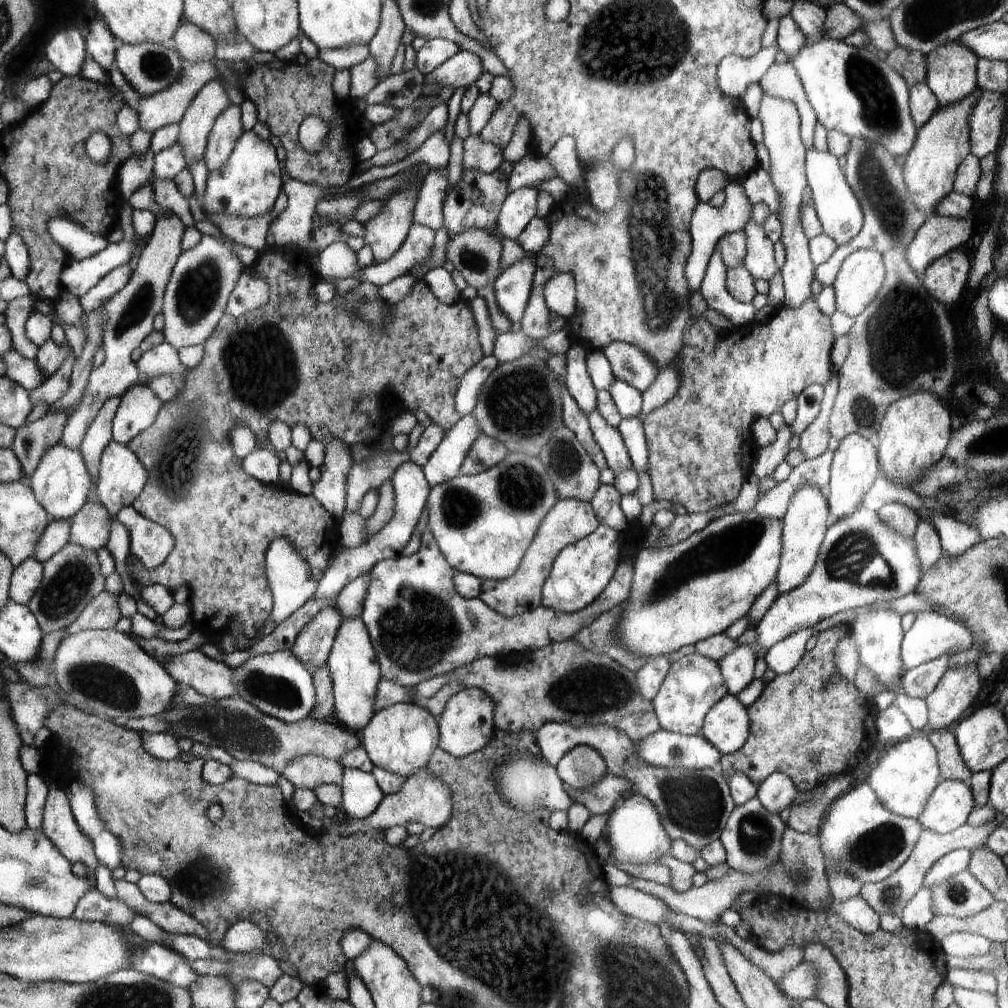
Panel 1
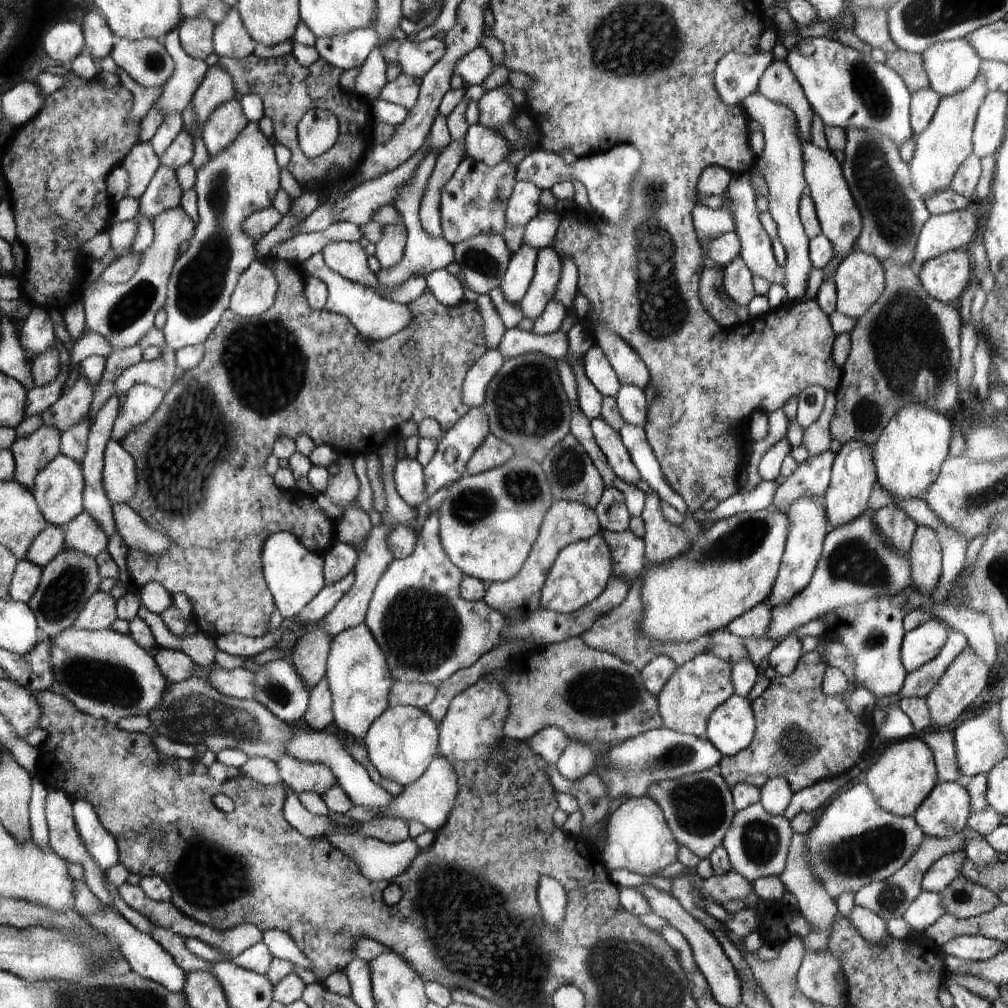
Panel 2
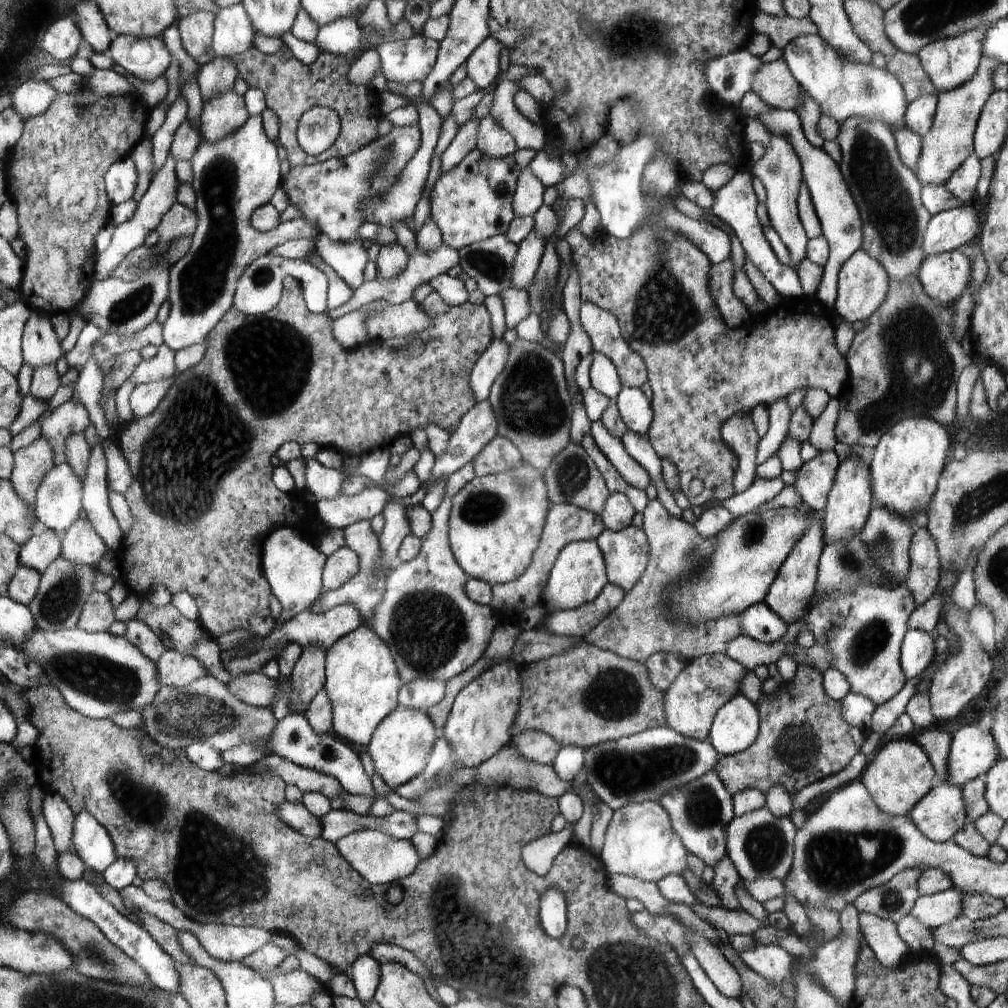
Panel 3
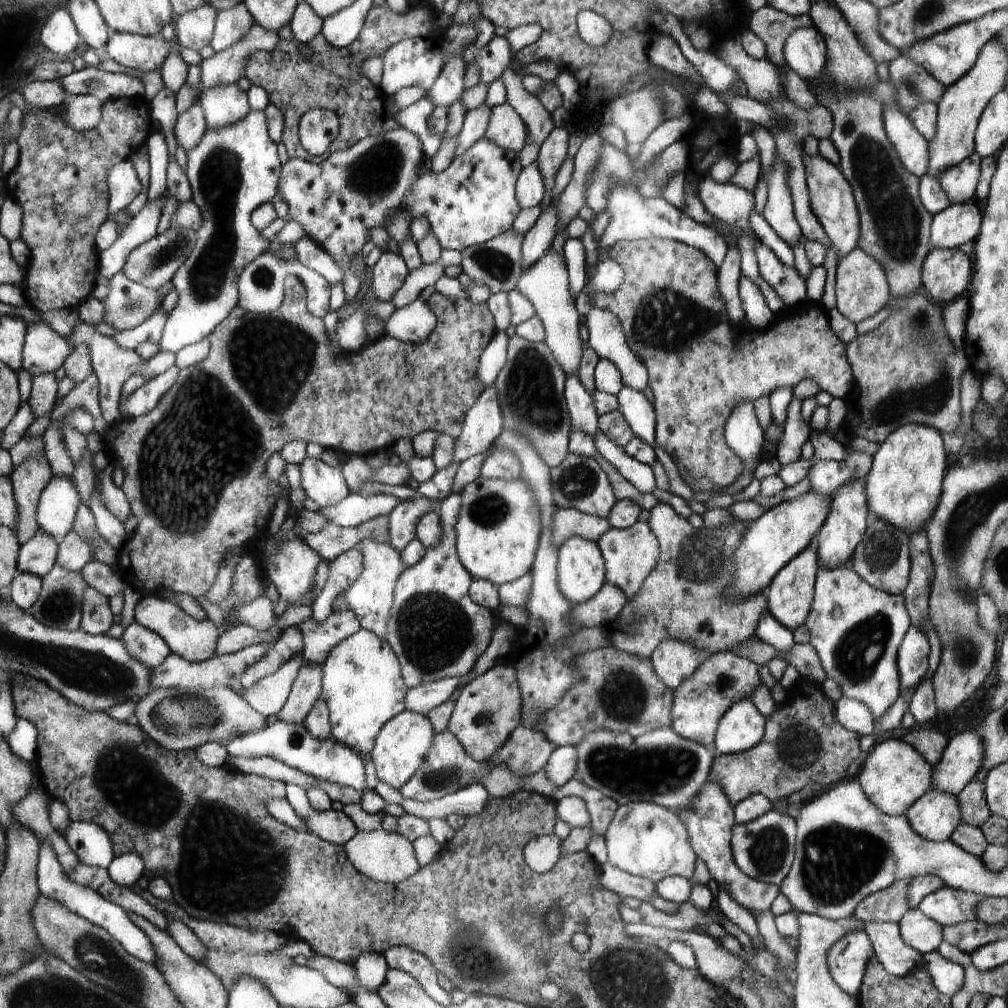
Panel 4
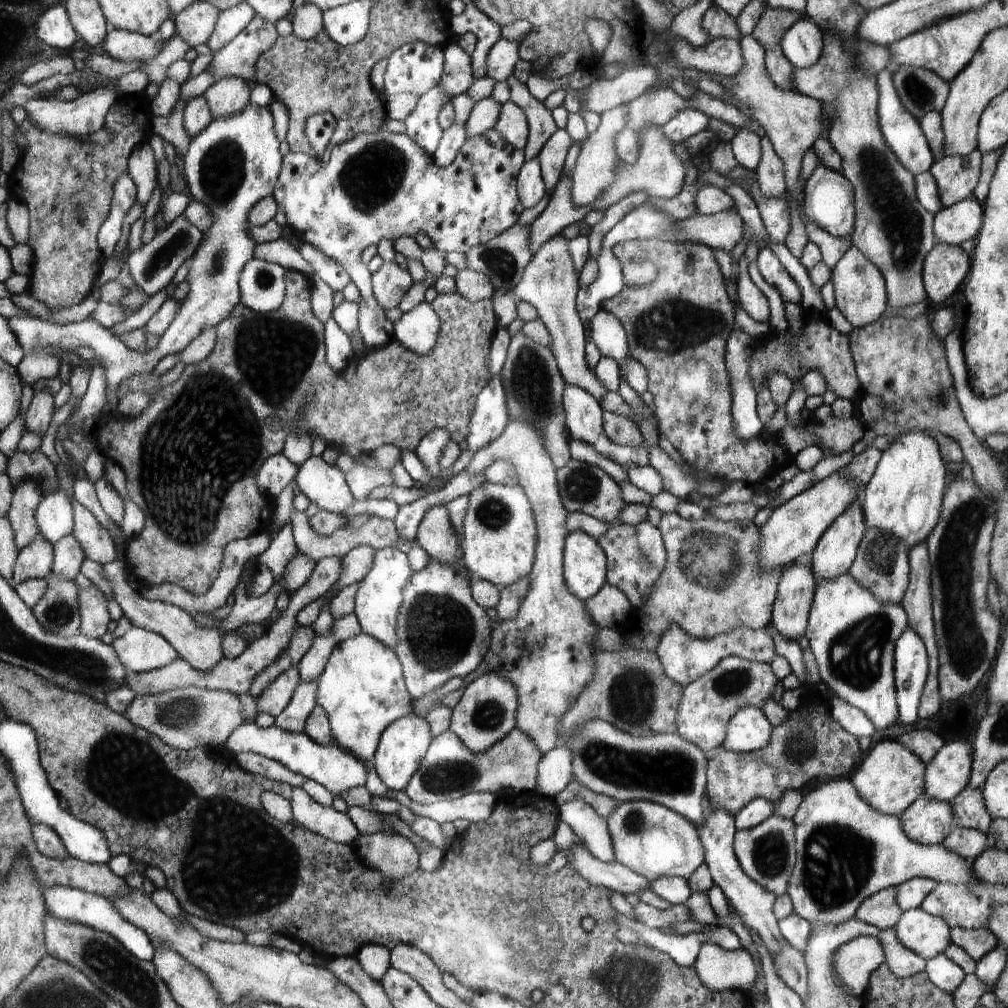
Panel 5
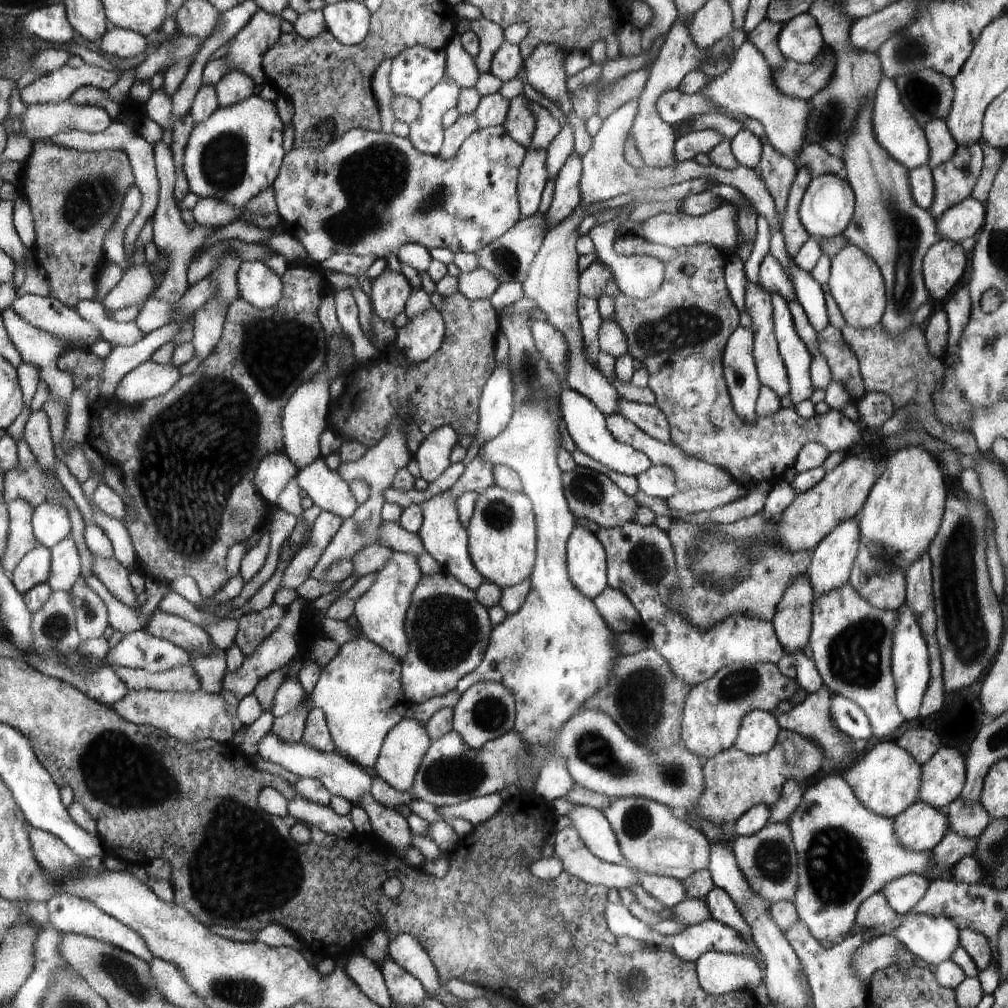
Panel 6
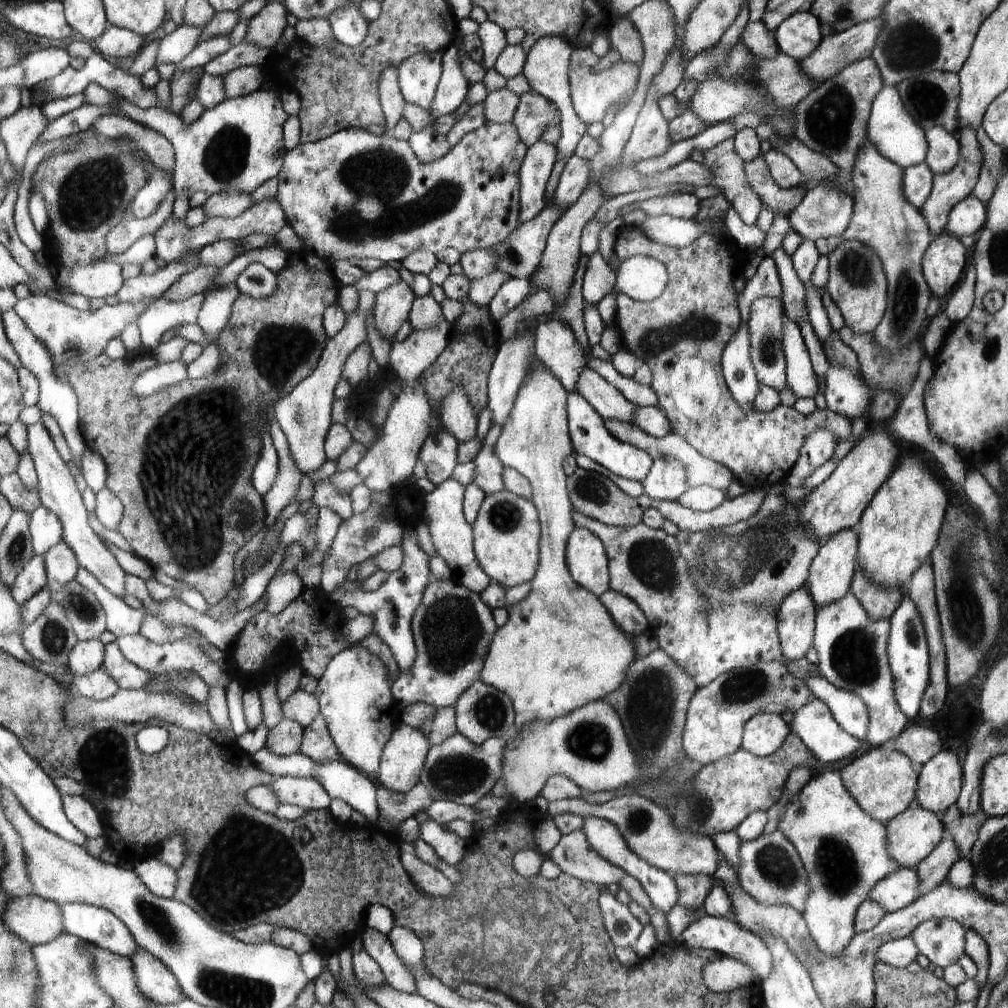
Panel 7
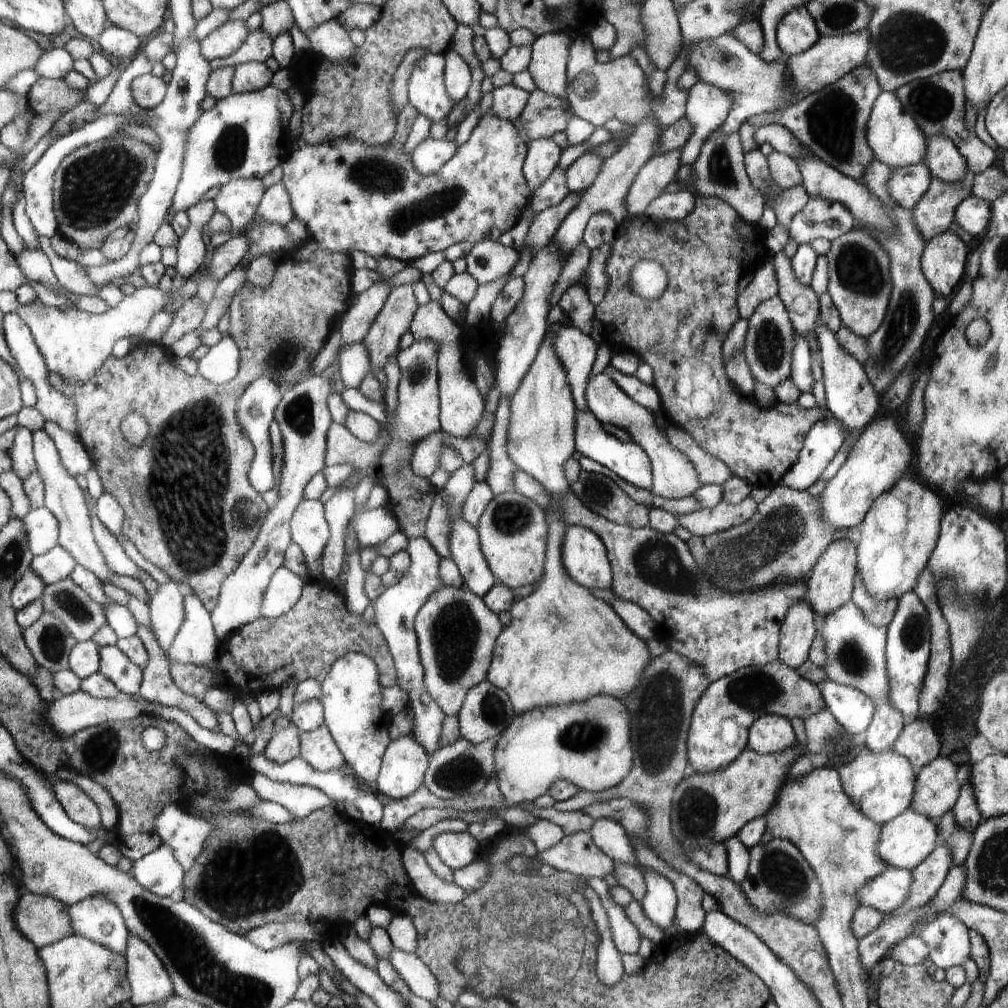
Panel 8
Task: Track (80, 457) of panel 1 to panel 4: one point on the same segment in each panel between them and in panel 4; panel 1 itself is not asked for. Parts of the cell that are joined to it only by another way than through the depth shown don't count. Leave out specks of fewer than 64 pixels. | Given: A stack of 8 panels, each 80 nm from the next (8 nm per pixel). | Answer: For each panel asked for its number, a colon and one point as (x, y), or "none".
2: (60, 492)
3: (60, 502)
4: (59, 508)

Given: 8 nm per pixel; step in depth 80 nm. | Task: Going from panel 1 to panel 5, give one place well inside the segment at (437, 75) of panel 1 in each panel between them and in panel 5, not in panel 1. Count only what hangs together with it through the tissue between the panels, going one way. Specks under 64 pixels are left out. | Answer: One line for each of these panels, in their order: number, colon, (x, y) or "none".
2: (474, 67)
3: (483, 66)
4: (497, 56)
5: (500, 62)

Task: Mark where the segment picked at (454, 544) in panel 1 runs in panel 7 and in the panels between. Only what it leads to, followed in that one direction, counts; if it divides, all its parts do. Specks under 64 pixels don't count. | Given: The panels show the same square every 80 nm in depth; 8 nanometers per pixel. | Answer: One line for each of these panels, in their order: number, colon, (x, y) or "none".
2: (489, 521)
3: (497, 520)
4: (499, 528)
5: (499, 537)
6: (502, 531)
7: (507, 531)

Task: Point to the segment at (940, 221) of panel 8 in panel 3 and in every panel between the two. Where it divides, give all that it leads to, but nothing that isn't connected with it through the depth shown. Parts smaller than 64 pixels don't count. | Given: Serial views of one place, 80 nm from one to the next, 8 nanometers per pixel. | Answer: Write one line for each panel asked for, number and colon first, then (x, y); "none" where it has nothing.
3: (963, 183)
4: (959, 181)
5: (957, 176)
6: (954, 180)
7: (948, 189)

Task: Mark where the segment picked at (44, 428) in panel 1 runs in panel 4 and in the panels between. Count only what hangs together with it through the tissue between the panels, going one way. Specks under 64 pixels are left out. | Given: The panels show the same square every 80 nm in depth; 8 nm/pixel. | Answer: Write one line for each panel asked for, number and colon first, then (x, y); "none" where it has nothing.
2: (35, 453)
3: (32, 465)
4: (31, 480)

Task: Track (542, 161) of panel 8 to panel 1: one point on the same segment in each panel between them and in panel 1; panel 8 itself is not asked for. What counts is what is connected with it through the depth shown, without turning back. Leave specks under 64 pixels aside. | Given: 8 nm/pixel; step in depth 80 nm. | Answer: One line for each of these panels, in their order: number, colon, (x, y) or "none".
1: (519, 208)
2: (524, 204)
3: (527, 199)
4: (530, 188)
5: (530, 185)
6: (531, 183)
7: (539, 160)

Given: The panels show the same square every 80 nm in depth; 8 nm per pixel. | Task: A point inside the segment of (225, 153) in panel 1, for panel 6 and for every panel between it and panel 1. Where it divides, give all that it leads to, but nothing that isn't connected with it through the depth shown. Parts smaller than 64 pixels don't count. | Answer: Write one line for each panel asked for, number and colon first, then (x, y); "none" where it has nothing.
2: (225, 122)
3: (220, 116)
4: (223, 105)
5: (227, 96)
6: (236, 85)

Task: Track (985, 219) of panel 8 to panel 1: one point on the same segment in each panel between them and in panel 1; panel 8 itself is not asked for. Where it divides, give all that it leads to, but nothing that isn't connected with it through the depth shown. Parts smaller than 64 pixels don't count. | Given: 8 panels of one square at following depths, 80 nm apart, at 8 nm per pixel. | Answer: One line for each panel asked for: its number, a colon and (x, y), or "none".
1: (940, 233)
2: (949, 231)
3: (948, 230)
4: (959, 223)
5: (954, 225)
6: (964, 219)
7: (968, 216)

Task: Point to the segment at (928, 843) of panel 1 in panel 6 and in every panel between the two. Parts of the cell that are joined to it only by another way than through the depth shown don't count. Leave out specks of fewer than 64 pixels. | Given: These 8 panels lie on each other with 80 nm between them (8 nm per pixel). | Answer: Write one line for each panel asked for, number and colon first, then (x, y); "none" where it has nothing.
2: (890, 899)
3: (894, 900)
4: (890, 905)
5: (882, 910)
6: (876, 911)

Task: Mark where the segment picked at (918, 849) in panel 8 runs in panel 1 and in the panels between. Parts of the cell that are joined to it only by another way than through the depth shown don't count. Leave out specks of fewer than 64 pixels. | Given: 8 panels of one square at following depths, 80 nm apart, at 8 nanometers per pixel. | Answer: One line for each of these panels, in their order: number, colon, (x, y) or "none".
1: (947, 809)
2: (944, 813)
3: (942, 813)
4: (936, 816)
5: (928, 821)
6: (920, 828)
7: (913, 834)

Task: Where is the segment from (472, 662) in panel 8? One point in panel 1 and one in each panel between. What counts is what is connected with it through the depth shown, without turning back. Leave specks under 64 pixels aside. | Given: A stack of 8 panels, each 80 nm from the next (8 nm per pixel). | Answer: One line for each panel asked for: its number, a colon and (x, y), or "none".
1: (420, 627)
2: (427, 630)
3: (433, 629)
4: (436, 631)
5: (443, 633)
6: (450, 631)
7: (453, 628)

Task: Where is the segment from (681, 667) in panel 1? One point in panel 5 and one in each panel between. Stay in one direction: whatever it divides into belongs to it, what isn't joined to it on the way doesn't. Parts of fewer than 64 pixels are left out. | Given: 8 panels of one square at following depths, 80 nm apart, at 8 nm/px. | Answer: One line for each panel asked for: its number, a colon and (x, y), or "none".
2: (697, 688)
3: (708, 682)
4: (725, 678)
5: (706, 706)

